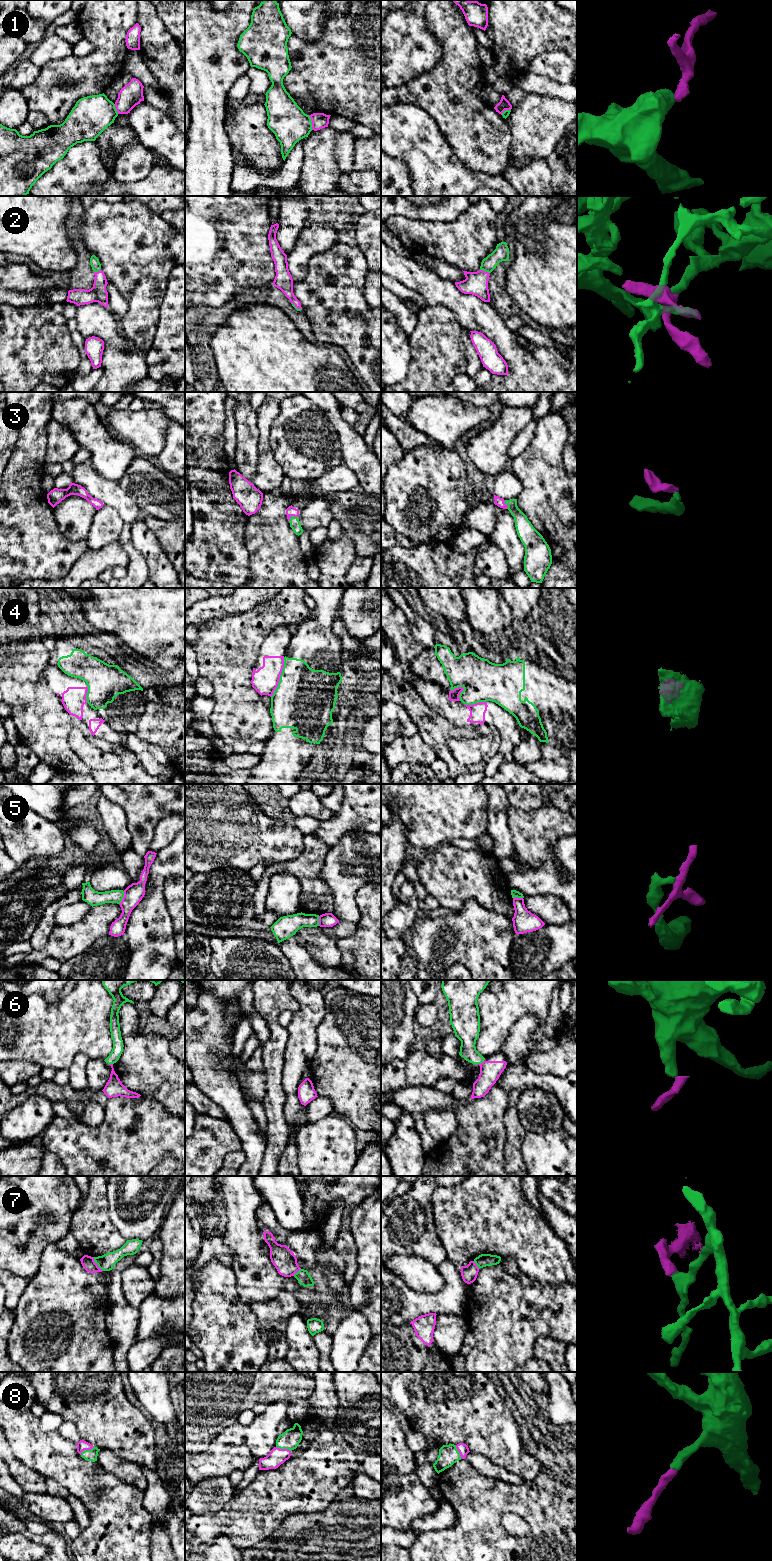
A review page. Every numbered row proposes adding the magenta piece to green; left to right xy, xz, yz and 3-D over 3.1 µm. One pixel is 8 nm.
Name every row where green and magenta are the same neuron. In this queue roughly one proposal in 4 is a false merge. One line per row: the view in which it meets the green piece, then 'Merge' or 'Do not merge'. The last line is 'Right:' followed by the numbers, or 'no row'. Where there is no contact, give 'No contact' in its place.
1: Touches green in xz. Do not merge
2: Touches green in yz. Merge
3: Touches green in xz. Merge
4: Touches green in xz. Do not merge
5: Touches green in xy. Do not merge
6: Touches green in yz. Do not merge
7: Touches green in xy. Do not merge
8: Touches green in xz. Merge
Right: 2, 3, 8

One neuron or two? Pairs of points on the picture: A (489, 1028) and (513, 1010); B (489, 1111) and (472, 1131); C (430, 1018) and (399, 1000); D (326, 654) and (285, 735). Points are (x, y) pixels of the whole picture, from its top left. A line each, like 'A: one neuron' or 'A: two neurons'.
A: one neuron
B: one neuron
C: two neurons
D: one neuron

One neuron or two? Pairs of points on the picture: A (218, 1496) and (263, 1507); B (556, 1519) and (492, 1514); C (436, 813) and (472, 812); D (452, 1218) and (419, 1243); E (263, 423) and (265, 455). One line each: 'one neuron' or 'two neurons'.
A: two neurons
B: one neuron
C: one neuron
D: two neurons
E: one neuron

